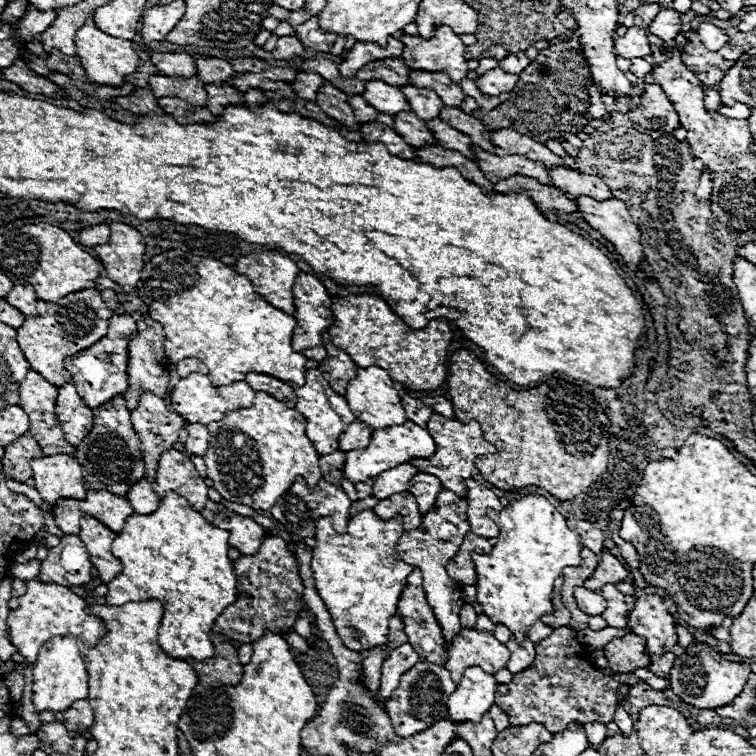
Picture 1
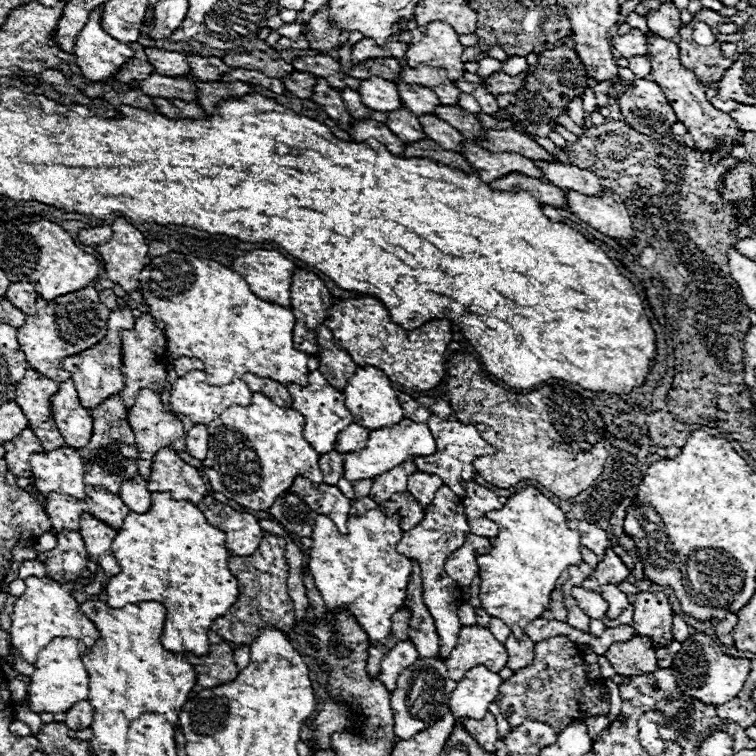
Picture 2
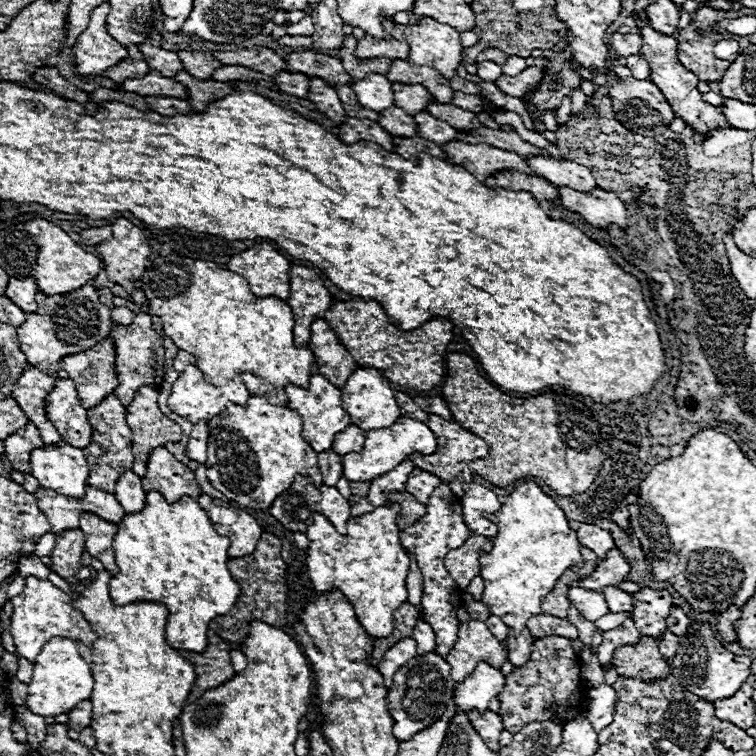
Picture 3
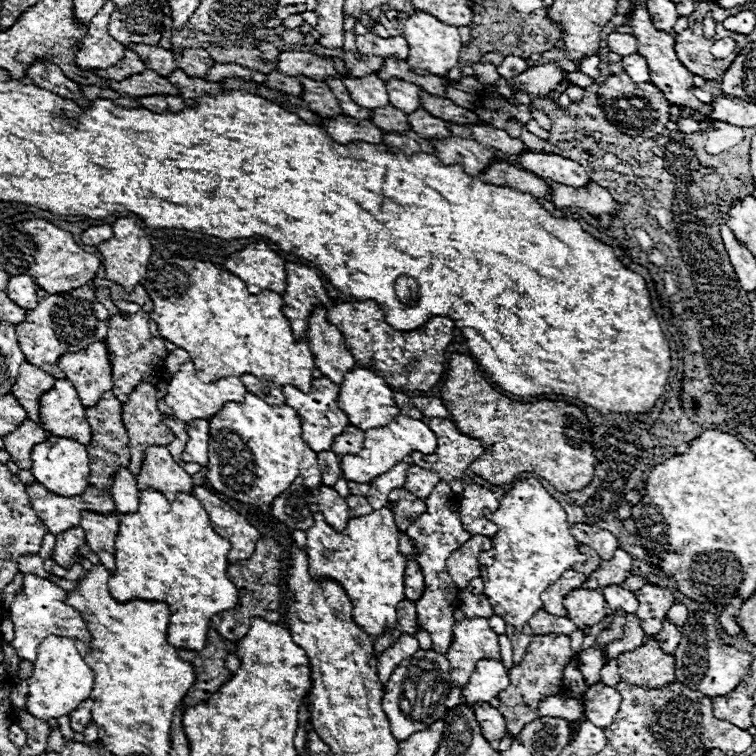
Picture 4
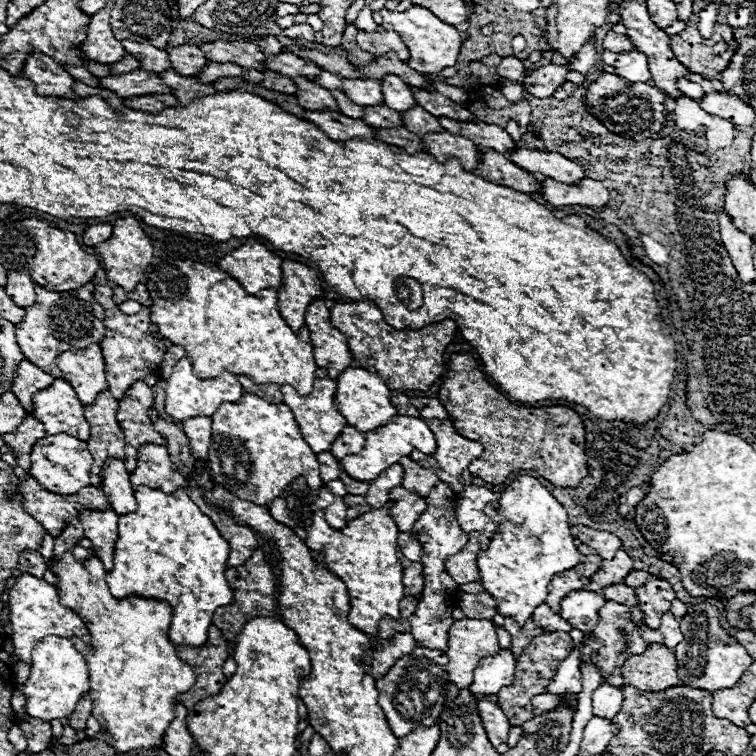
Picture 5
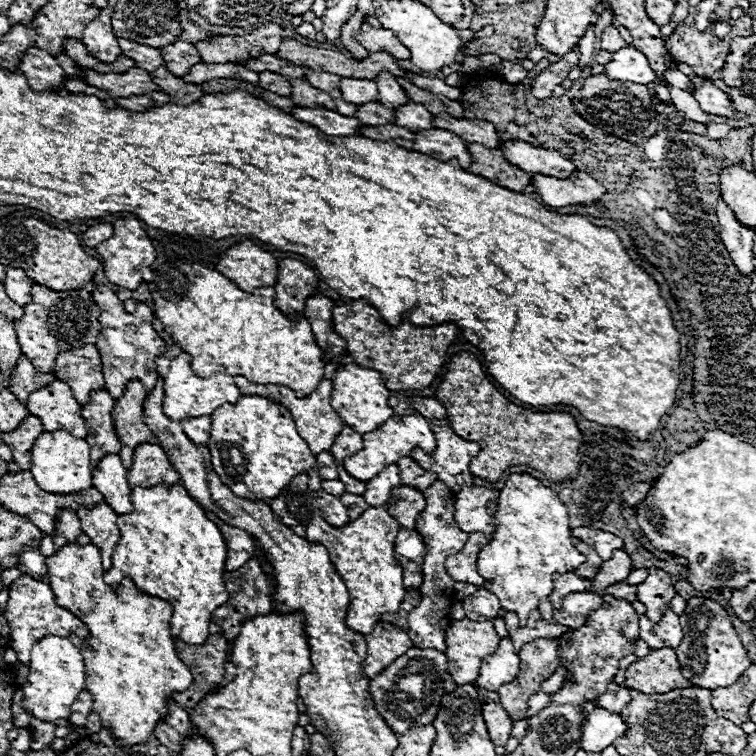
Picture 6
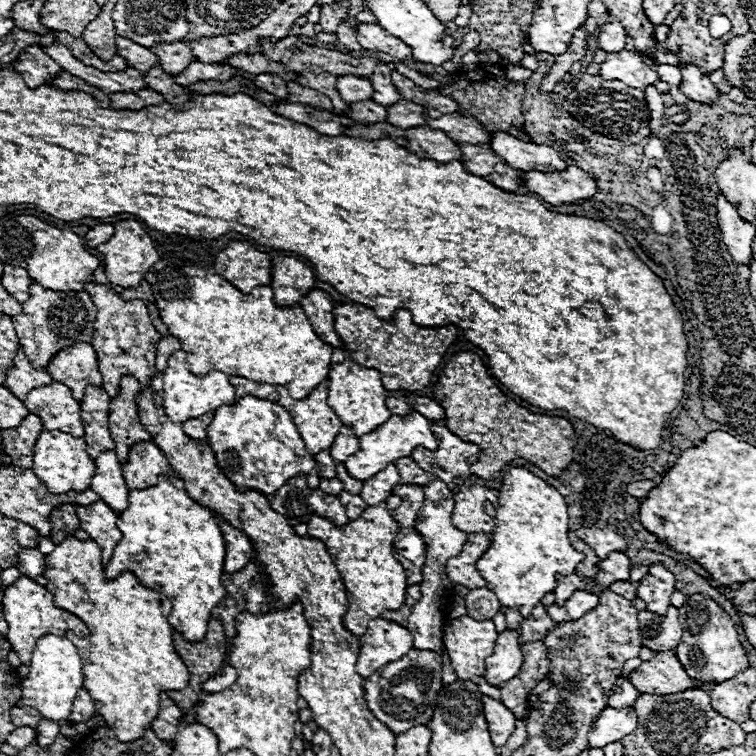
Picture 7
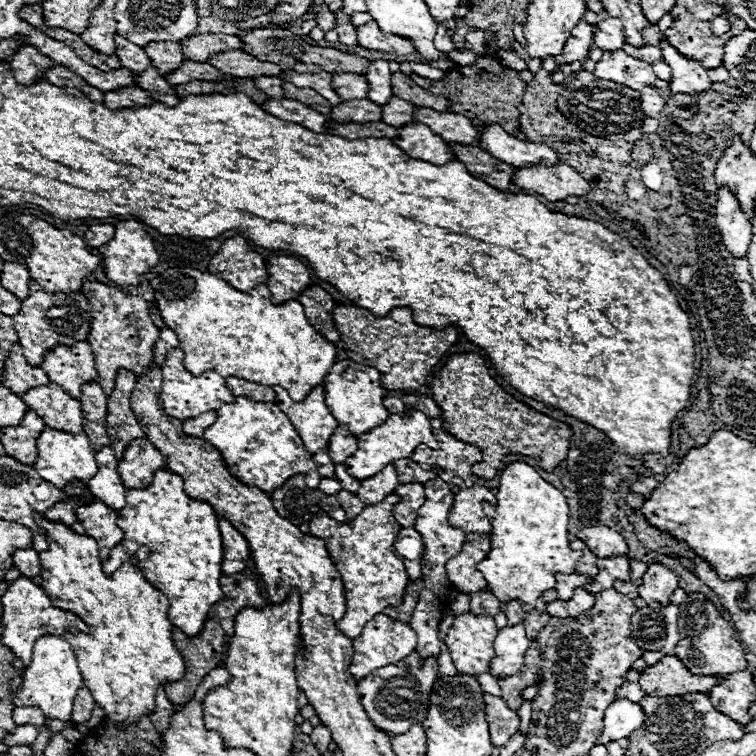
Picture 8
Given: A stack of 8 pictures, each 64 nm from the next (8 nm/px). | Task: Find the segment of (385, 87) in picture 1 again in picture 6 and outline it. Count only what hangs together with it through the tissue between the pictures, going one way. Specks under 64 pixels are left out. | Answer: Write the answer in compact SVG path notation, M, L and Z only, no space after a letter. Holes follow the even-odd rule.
M342 78L340 92L344 100L352 104L366 104L368 100L378 102L378 86L374 80L358 80L358 78Z

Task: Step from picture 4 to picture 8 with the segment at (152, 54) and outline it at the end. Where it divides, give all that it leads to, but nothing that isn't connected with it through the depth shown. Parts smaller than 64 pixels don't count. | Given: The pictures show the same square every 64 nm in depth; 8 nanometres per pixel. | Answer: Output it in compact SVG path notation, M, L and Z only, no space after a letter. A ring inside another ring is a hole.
M114 36L116 40L116 56L120 56L120 62L124 68L128 70L134 70L134 72L144 72L144 68L152 66L148 54L144 52L144 48L128 42L126 38L122 36Z

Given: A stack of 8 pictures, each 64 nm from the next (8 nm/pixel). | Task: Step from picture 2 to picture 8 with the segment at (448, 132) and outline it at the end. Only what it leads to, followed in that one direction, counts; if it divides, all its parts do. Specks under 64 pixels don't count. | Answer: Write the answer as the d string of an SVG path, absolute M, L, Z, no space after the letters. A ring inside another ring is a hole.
M392 98L388 104L382 106L382 120L386 124L400 128L400 124L414 124L416 122L414 112L416 112L414 104L400 100L400 98Z

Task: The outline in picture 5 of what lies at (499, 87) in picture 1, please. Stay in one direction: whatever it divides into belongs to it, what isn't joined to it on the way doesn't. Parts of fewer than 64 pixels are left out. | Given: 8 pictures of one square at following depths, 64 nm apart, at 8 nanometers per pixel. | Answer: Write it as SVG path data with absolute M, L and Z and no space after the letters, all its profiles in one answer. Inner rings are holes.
M548 64L548 66L542 66L530 74L526 74L520 84L522 88L536 96L536 98L548 98L556 92L558 86L564 84L564 76L570 68L568 66L558 66L558 64Z

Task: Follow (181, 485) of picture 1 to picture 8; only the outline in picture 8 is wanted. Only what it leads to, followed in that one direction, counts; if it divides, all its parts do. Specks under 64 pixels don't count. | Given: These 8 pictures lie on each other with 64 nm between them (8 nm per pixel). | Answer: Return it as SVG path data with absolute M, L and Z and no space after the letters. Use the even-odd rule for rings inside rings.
M136 438L128 444L124 460L118 462L118 474L126 488L146 488L152 484L156 470L168 470L164 456L146 438Z

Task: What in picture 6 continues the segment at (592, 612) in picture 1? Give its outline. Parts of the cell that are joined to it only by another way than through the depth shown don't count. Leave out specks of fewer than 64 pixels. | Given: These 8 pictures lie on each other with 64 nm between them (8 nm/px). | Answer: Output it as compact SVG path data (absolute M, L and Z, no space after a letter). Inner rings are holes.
M572 592L562 600L562 610L554 610L554 618L558 624L568 628L580 628L588 622L592 610L600 608L602 596L592 592Z

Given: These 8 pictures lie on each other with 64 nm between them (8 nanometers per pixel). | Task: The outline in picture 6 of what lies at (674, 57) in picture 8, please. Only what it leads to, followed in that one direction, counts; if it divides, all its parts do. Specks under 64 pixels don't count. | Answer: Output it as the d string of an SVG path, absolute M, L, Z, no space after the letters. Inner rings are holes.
M696 78L696 80L692 80L692 84L694 84L694 98L698 100L698 104L704 112L714 114L714 116L728 116L734 120L744 120L748 116L746 112L740 112L734 108L734 102L728 98L728 94L724 94L722 90L718 90L712 84L702 86L700 80L702 78Z

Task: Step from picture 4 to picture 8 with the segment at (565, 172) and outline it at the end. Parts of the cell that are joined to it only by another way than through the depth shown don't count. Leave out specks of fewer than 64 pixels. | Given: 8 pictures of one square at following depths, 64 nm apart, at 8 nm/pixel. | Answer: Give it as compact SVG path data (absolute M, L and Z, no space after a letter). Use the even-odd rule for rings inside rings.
M492 124L482 128L480 132L480 148L490 152L494 158L512 164L514 168L530 168L530 166L552 166L558 160L556 152L546 144L538 142L522 142L516 136L502 130L502 126Z

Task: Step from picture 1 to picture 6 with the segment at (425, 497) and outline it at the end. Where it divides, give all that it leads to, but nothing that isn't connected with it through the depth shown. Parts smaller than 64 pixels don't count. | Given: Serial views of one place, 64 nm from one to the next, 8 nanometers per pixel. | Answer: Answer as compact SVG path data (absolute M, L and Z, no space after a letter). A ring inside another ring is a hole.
M404 458L404 460L398 460L396 462L398 468L400 468L400 476L402 476L402 484L404 486L410 486L410 488L416 488L420 492L424 492L426 488L430 488L438 478L434 472L426 472L424 468L420 468L412 458Z

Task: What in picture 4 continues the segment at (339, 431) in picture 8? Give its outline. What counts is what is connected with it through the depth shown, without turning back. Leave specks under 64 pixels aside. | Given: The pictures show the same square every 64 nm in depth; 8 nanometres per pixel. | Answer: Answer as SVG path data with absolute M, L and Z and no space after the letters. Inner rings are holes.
M350 424L348 428L344 428L340 436L336 436L330 450L336 456L346 456L346 454L358 454L362 448L364 448L364 432Z

